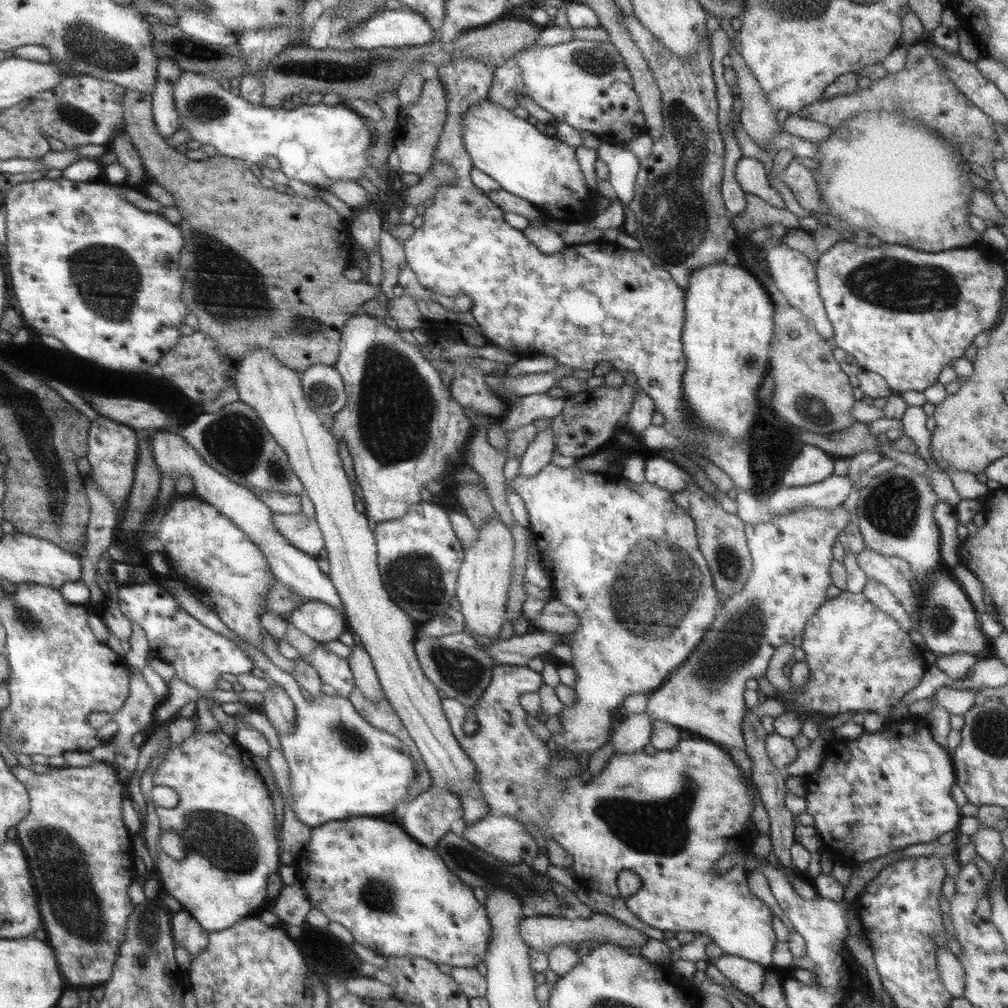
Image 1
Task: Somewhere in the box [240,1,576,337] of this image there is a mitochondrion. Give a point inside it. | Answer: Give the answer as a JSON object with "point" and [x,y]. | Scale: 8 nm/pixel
{"point":[325,71]}

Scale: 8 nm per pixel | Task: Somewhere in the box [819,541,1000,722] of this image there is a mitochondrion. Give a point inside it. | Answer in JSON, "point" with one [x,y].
{"point":[939,618]}

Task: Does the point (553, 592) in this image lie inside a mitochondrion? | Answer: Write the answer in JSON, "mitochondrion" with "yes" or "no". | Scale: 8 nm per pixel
{"mitochondrion":"no"}

